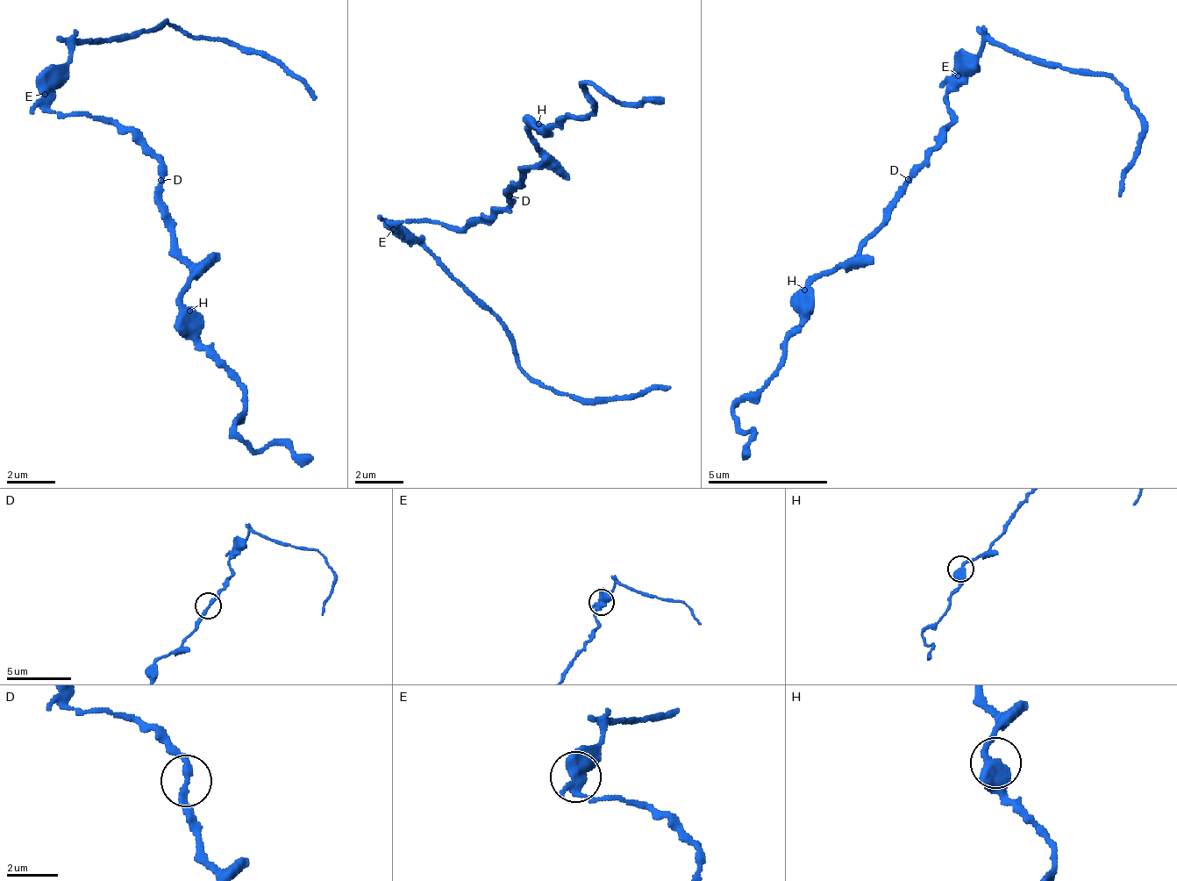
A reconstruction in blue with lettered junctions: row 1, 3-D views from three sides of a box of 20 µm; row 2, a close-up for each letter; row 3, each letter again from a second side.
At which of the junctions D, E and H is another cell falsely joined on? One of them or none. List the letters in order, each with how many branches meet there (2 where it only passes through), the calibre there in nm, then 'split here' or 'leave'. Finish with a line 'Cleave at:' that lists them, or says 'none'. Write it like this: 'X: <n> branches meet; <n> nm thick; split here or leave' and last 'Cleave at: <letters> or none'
D: 2 branches meet; 220 nm thick; leave
E: 2 branches meet; 460 nm thick; split here
H: 2 branches meet; 480 nm thick; leave
Cleave at: E

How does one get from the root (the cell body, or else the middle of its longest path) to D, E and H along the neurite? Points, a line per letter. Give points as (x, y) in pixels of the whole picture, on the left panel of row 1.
D: (119, 120), (156, 164), (156, 171), (162, 179)
E: (119, 120), (59, 116), (46, 102), (46, 96)
H: (119, 120), (162, 171), (163, 225), (169, 232), (169, 247), (188, 268), (189, 288), (183, 303), (189, 311)

